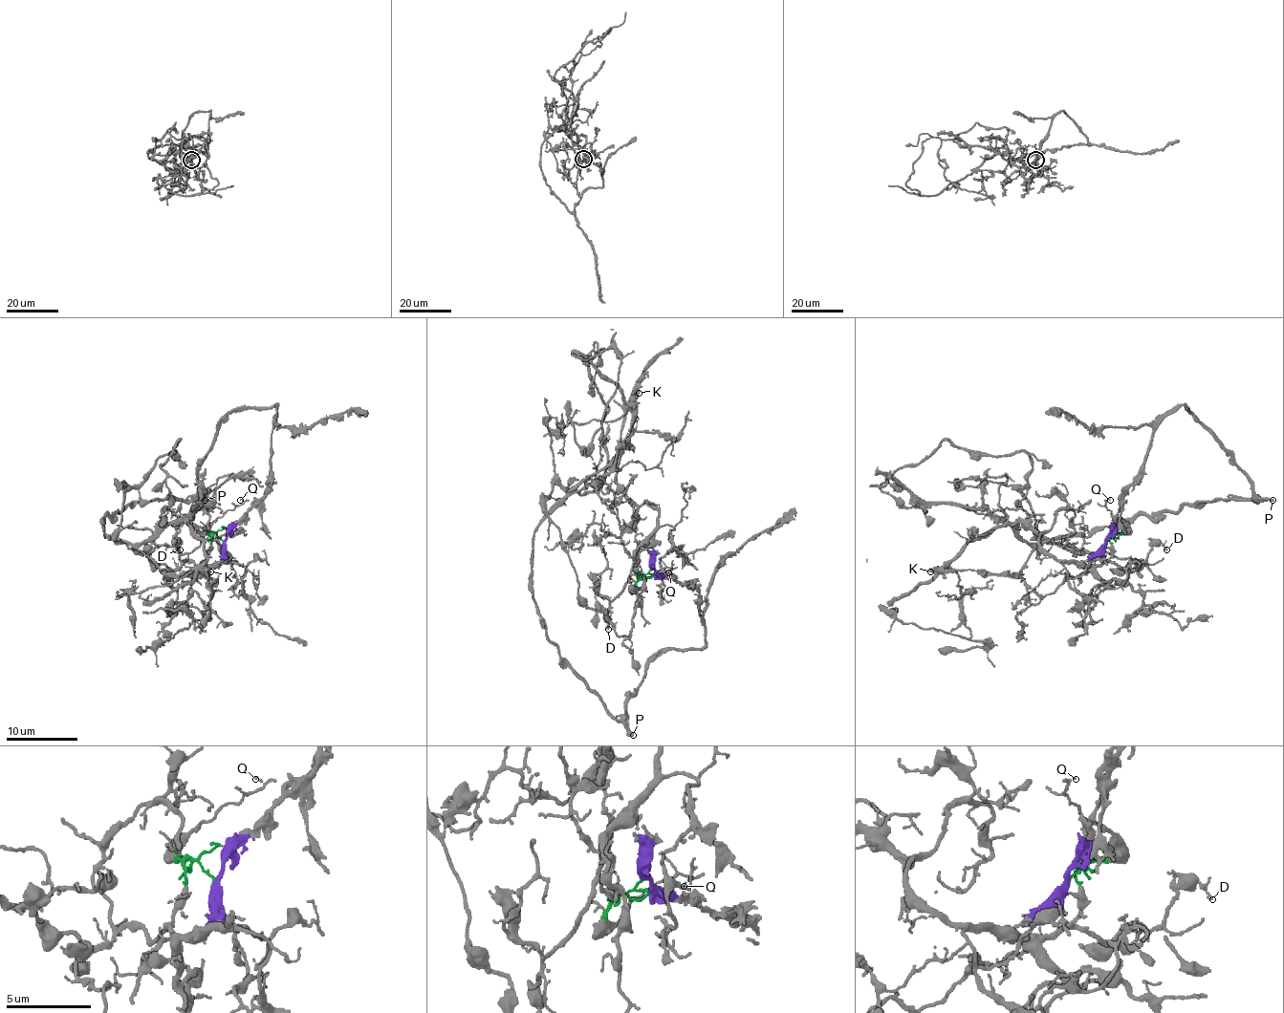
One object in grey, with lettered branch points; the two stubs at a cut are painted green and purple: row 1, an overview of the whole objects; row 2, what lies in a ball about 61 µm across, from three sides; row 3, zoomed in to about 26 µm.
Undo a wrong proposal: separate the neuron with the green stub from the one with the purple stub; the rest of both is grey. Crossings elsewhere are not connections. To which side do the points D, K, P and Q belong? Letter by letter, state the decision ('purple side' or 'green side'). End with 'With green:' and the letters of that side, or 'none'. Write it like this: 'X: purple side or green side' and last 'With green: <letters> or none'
D: green side
K: purple side
P: purple side
Q: green side
With green: D, Q

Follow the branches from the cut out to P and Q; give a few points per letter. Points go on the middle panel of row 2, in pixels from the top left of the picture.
P: (651, 569), (698, 591), (705, 644), (665, 649), (647, 665), (626, 704), (628, 730), (633, 735)
Q: (651, 569), (635, 583), (637, 587), (658, 571), (672, 567), (669, 572)

